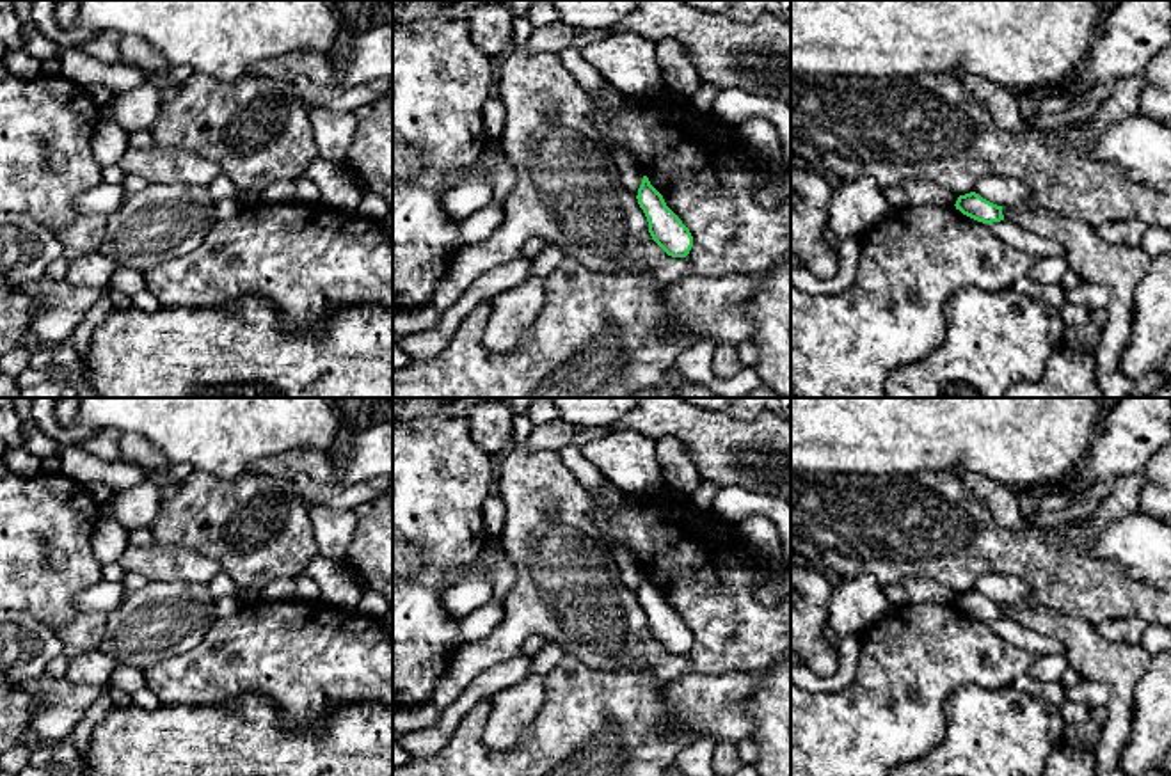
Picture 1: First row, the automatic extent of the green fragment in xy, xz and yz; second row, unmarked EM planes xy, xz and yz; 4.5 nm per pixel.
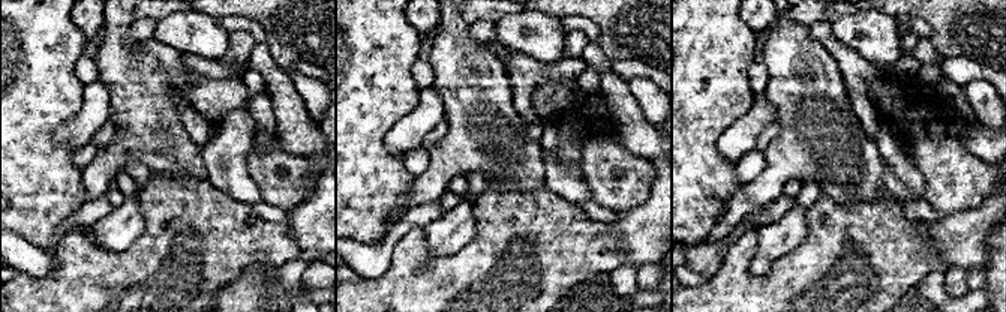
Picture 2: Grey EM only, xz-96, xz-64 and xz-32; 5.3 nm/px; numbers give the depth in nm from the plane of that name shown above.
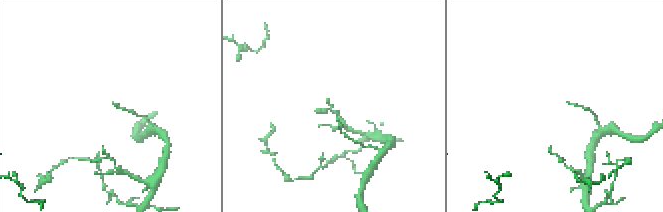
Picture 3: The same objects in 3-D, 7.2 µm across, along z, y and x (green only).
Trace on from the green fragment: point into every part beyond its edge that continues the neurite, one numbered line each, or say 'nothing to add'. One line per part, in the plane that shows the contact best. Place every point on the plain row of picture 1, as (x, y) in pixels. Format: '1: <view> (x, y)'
nothing to add

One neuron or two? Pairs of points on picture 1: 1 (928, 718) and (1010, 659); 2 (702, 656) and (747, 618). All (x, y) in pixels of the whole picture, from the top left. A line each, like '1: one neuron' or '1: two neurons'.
1: one neuron
2: one neuron

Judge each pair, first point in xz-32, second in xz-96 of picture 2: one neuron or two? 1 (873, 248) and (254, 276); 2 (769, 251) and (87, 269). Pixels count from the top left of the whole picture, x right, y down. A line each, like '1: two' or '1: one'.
1: two
2: two

